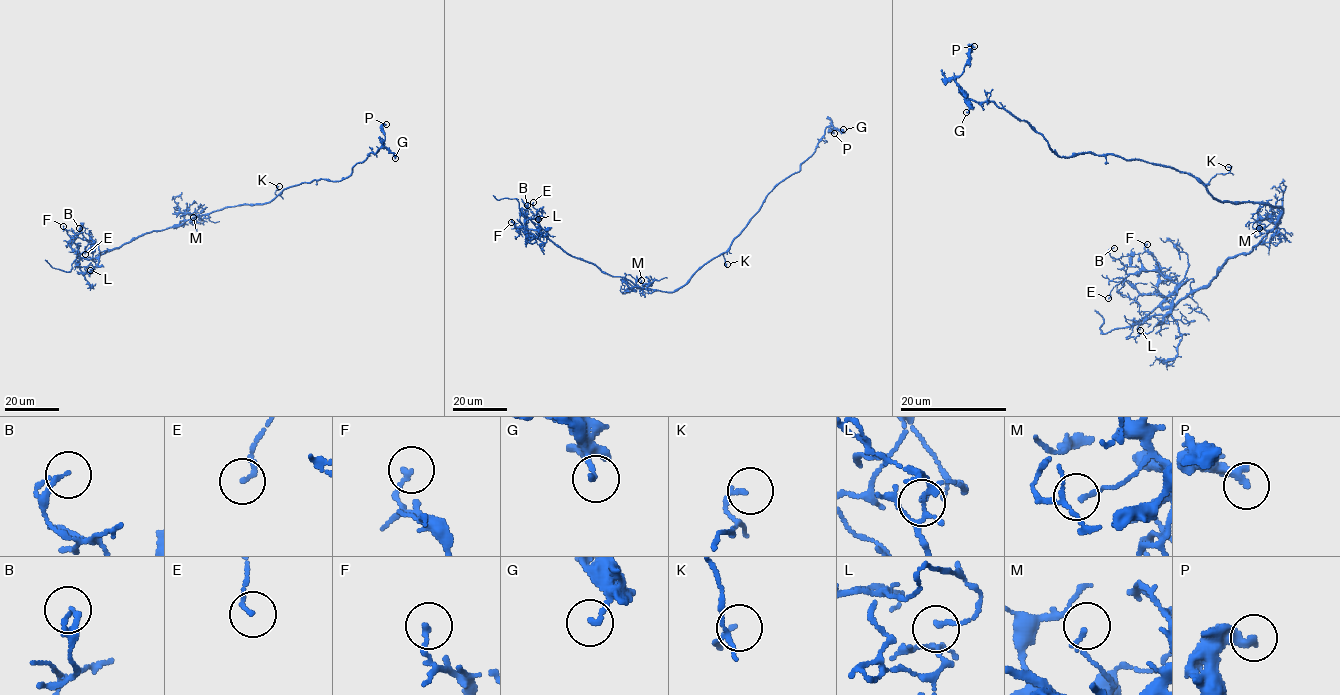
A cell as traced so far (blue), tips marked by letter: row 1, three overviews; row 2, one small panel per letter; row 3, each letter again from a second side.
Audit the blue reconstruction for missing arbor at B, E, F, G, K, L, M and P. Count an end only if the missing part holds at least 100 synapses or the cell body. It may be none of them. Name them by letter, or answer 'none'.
none

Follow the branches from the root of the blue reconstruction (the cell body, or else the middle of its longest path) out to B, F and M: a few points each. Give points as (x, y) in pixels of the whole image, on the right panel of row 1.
B: (1263, 203), (1282, 209), (1277, 225), (1175, 303), (1186, 281), (1175, 283), (1124, 265), (1110, 254), (1114, 248)
F: (1263, 203), (1282, 209), (1277, 225), (1173, 306), (1161, 306), (1160, 265), (1147, 244)
M: (1263, 203), (1279, 207), (1282, 213), (1275, 224), (1271, 221), (1259, 228)

